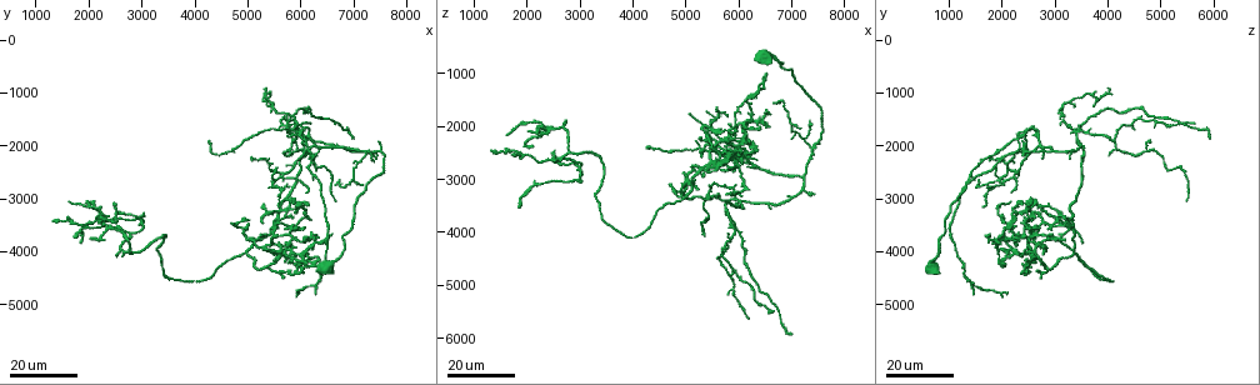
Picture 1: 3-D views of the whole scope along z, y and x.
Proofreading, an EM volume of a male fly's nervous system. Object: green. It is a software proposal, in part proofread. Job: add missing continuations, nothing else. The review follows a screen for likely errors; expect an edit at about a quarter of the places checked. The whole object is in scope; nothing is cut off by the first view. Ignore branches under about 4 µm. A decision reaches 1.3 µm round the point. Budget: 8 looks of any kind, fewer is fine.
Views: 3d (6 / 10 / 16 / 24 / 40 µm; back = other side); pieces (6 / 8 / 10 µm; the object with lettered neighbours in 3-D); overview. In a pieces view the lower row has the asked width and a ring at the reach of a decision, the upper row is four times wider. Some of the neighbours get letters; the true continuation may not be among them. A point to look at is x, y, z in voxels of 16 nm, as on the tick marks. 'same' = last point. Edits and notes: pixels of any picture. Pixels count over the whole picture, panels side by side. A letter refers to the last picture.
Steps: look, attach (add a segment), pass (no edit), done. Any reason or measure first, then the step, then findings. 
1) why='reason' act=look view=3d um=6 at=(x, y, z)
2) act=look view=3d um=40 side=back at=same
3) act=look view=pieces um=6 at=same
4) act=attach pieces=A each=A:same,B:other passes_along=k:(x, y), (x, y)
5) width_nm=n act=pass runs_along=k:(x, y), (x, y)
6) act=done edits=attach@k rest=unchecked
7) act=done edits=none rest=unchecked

why='free end' act=look view=3d um=16 at=(5650, 4200, 2800)

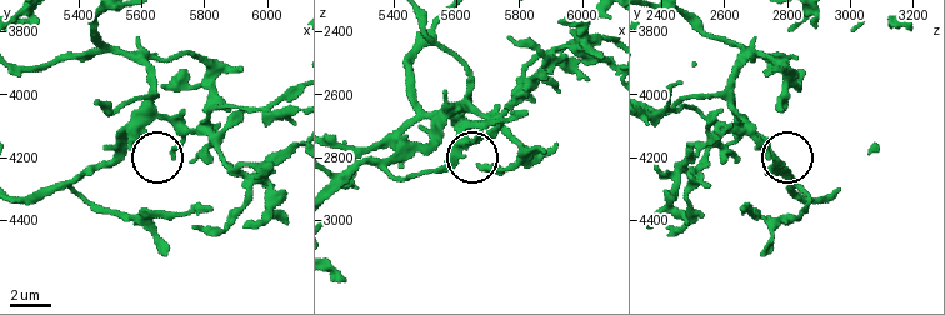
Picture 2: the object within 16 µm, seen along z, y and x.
why='zoom in' act=look view=3d um=10 at=(5700, 4200, 2730)

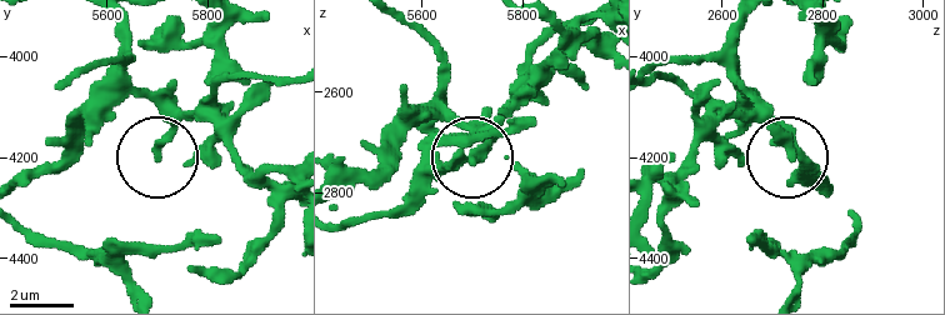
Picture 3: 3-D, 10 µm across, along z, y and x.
act=look view=pieces um=8 at=(5700, 4195, 2735)

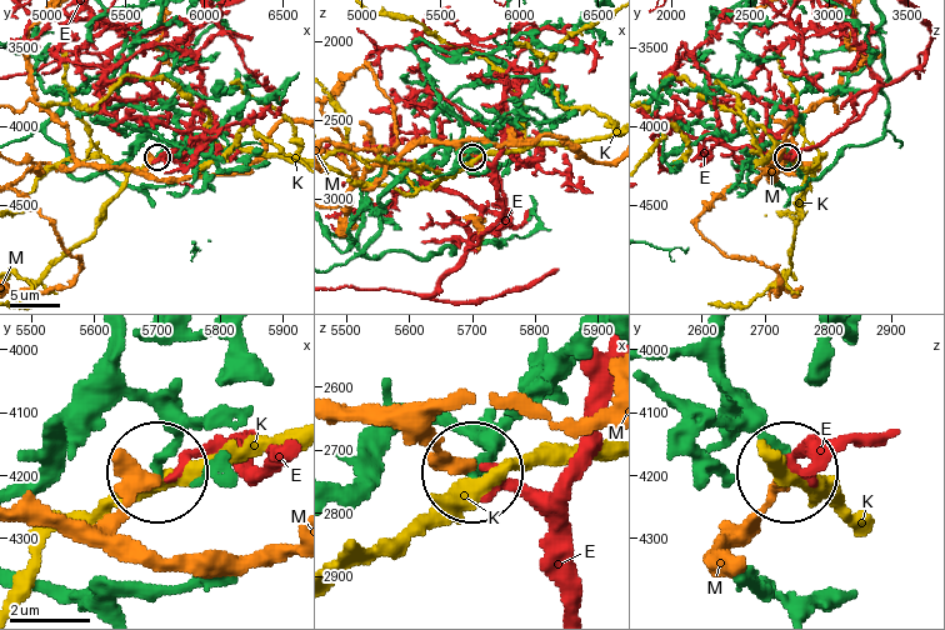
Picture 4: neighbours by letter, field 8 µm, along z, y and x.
act=pass each=E:other,K:other,M:other found='none of them fits'

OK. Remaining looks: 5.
act=look view=3d um=16 at=(6100, 2850, 2150)

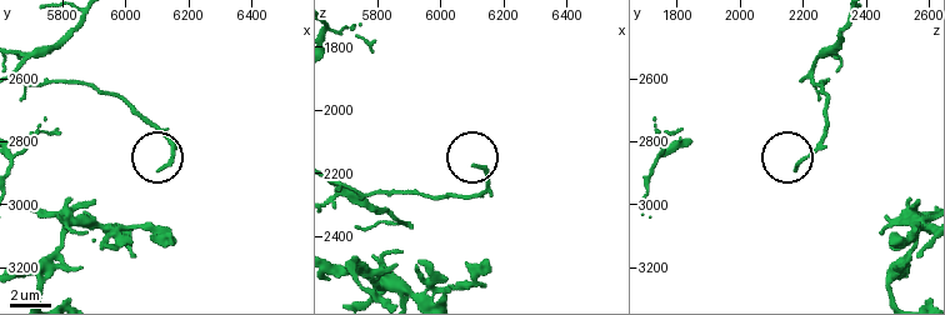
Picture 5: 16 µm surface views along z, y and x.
why='see the neighbours' act=look view=pieces um=10 at=(6100, 2890, 2180)

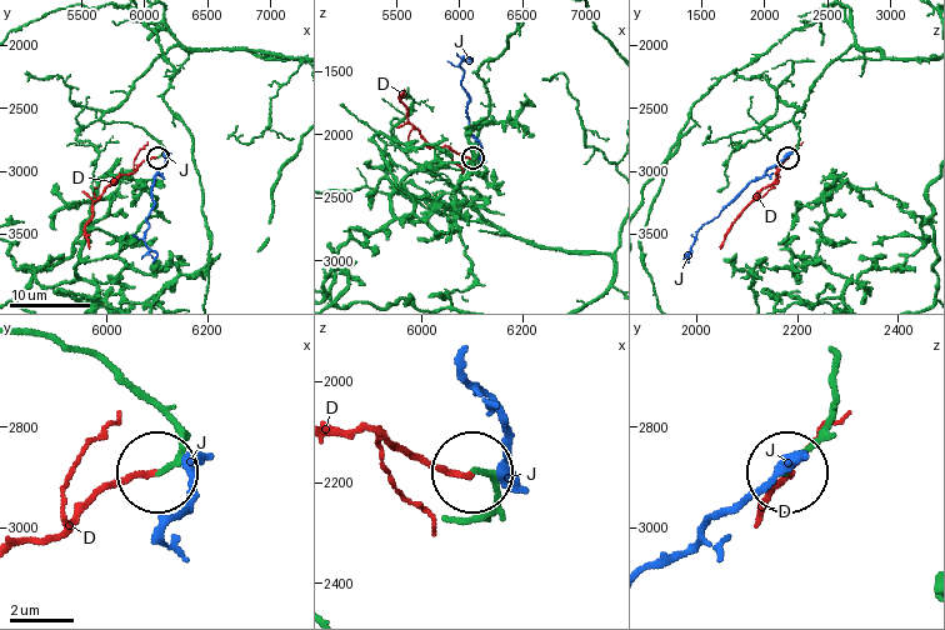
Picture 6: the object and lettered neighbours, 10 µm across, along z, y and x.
act=pass each=D:other,J:other runs_along=6:(48, 336), (105, 360), (169, 425), (178, 449), (164, 470) found='no lettered segment goes on from it'

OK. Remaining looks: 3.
why='branch stops here' act=look view=3d um=24 at=(5100, 2200, 1750)

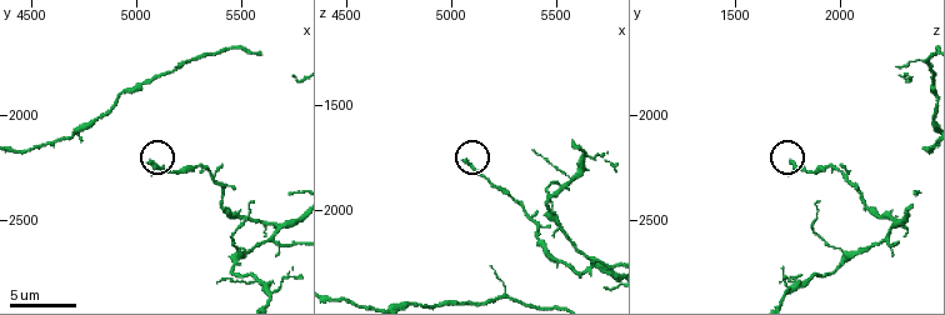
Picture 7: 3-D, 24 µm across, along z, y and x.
act=look view=pieces um=8 at=(5060, 2230, 1770)

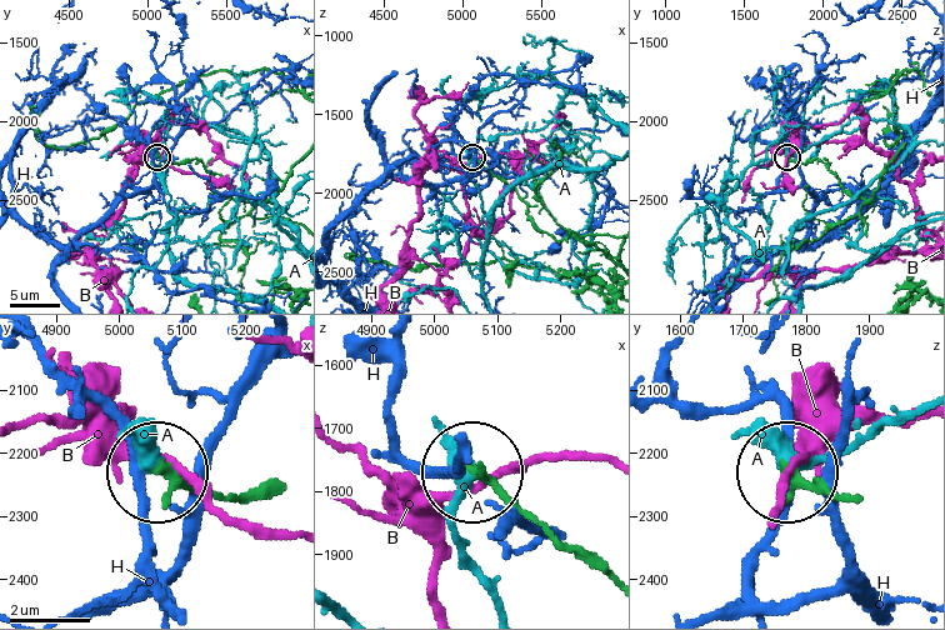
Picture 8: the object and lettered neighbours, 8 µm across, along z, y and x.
act=pass each=A:other,B:other,H:other found='none of them fits'

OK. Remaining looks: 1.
act=done edits=none rest=unchecked

